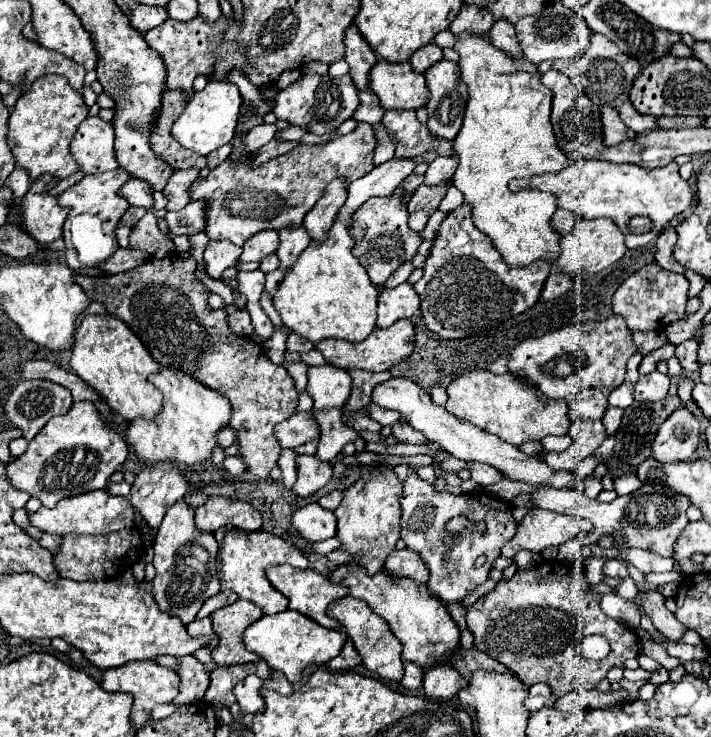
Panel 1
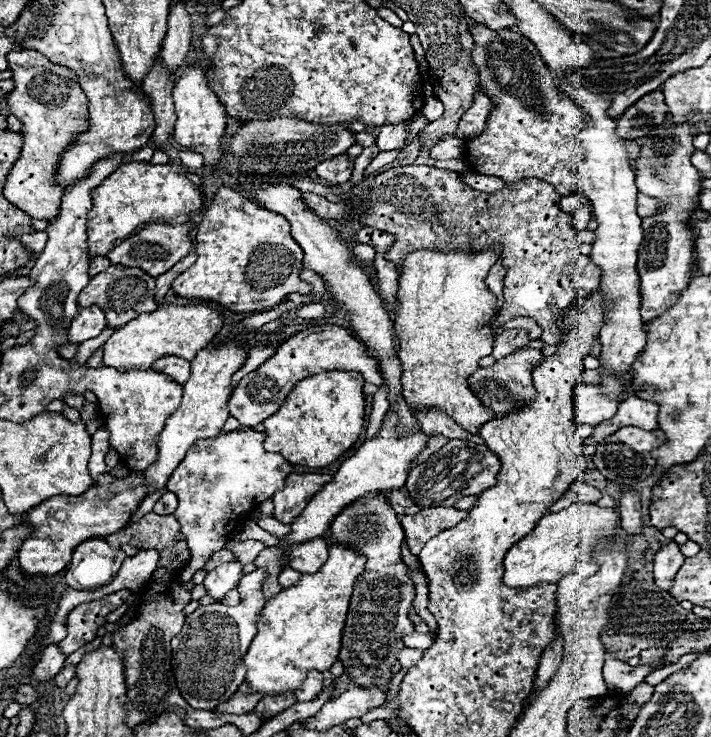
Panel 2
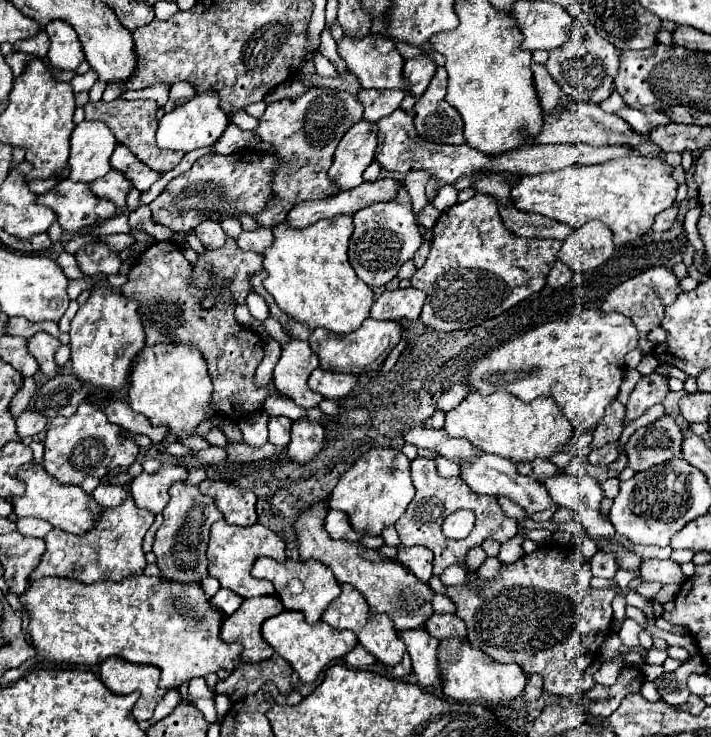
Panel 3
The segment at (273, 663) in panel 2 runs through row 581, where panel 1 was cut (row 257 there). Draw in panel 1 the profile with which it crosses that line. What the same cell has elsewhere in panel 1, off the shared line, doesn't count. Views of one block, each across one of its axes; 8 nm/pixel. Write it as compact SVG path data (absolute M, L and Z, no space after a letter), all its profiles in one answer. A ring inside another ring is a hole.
M388 160L376 166L372 172L356 180L348 188L348 200L338 212L334 226L328 232L326 242L310 244L296 264L290 268L282 280L276 296L274 308L278 310L282 322L302 338L318 344L320 340L335 338L350 342L362 342L370 332L376 330L376 302L378 288L370 282L366 270L352 254L354 240L348 234L348 224L352 212L358 204L364 204L370 196L388 196L392 190L416 168L416 160Z

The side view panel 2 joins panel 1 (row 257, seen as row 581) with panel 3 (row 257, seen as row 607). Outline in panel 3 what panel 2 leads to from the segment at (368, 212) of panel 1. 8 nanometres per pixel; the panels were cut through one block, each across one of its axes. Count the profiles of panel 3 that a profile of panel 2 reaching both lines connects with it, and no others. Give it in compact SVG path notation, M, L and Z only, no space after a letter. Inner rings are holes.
M400 184L400 189L394 200L376 202L368 208L362 208L354 214L354 234L350 238L350 264L368 286L384 286L388 284L400 270L404 262L408 262L414 252L422 246L422 236L412 212L412 200L406 186Z

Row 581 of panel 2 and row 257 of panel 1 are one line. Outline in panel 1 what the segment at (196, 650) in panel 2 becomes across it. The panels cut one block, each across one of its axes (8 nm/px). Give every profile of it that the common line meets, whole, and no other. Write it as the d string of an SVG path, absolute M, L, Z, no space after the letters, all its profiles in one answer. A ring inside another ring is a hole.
M276 230L258 232L250 240L246 240L240 260L242 262L260 262L264 256L274 254L276 250L278 250L278 232Z

